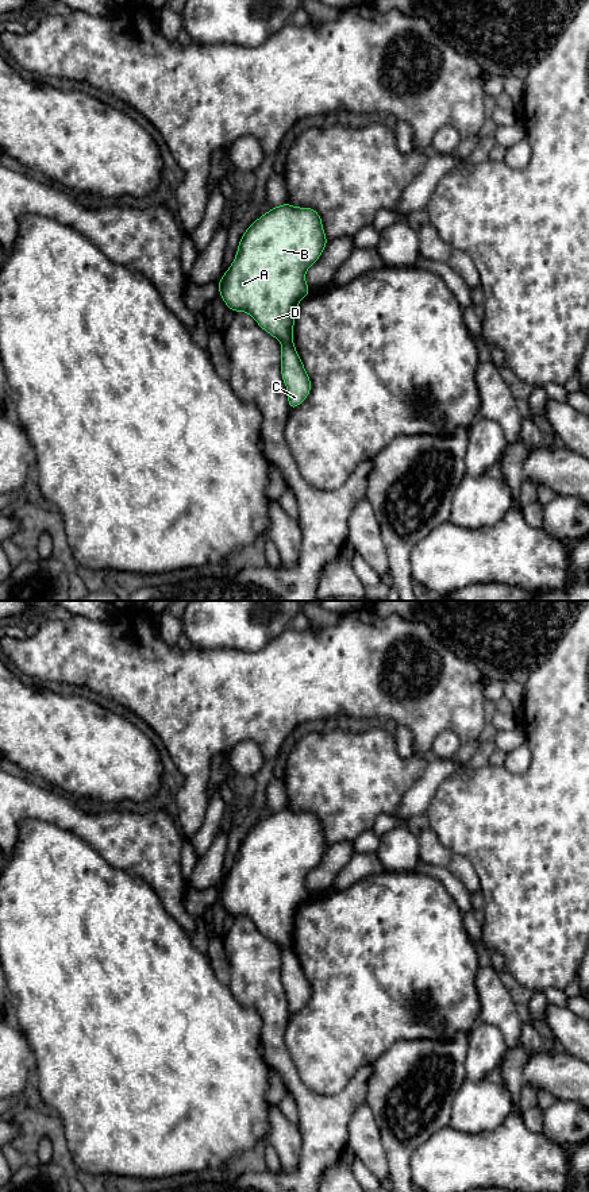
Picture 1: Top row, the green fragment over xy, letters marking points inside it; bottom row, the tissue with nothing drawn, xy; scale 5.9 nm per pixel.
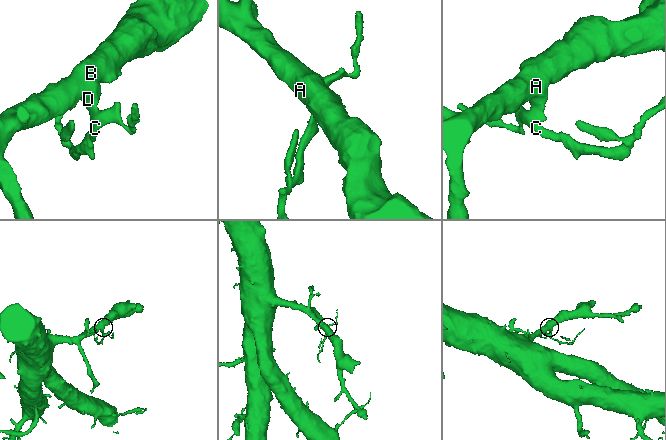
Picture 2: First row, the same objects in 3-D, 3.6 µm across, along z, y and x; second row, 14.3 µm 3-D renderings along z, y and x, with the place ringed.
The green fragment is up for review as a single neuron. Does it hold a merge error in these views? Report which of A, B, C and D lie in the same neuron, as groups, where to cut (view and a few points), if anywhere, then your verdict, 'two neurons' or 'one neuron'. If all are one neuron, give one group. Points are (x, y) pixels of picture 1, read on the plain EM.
A B D / C; cut in xy along (292, 945), (283, 951); two neurons

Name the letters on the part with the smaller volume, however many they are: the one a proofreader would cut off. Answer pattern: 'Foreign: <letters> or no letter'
Foreign: C

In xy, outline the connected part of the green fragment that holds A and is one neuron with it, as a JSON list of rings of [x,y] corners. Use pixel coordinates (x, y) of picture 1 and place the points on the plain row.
[[[289,807],[258,822],[242,840],[236,861],[219,884],[228,914],[249,918],[282,950],[293,946],[299,907],[309,899],[307,875],[328,844],[313,813]]]

